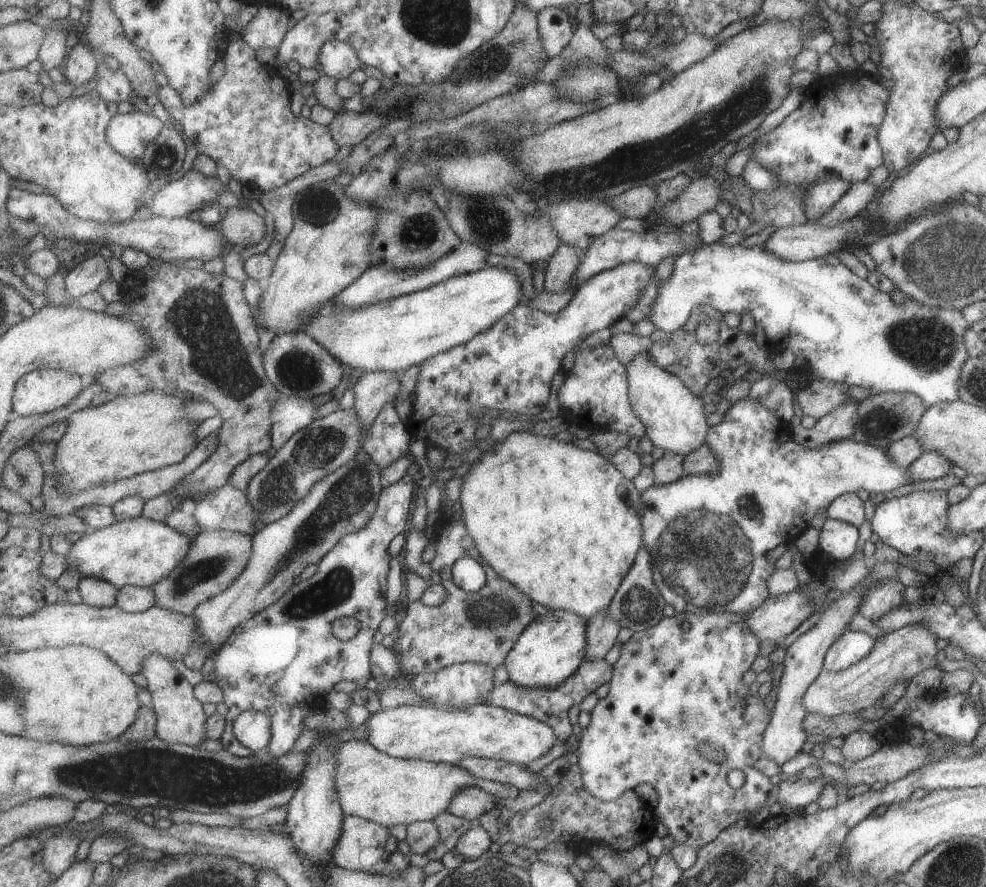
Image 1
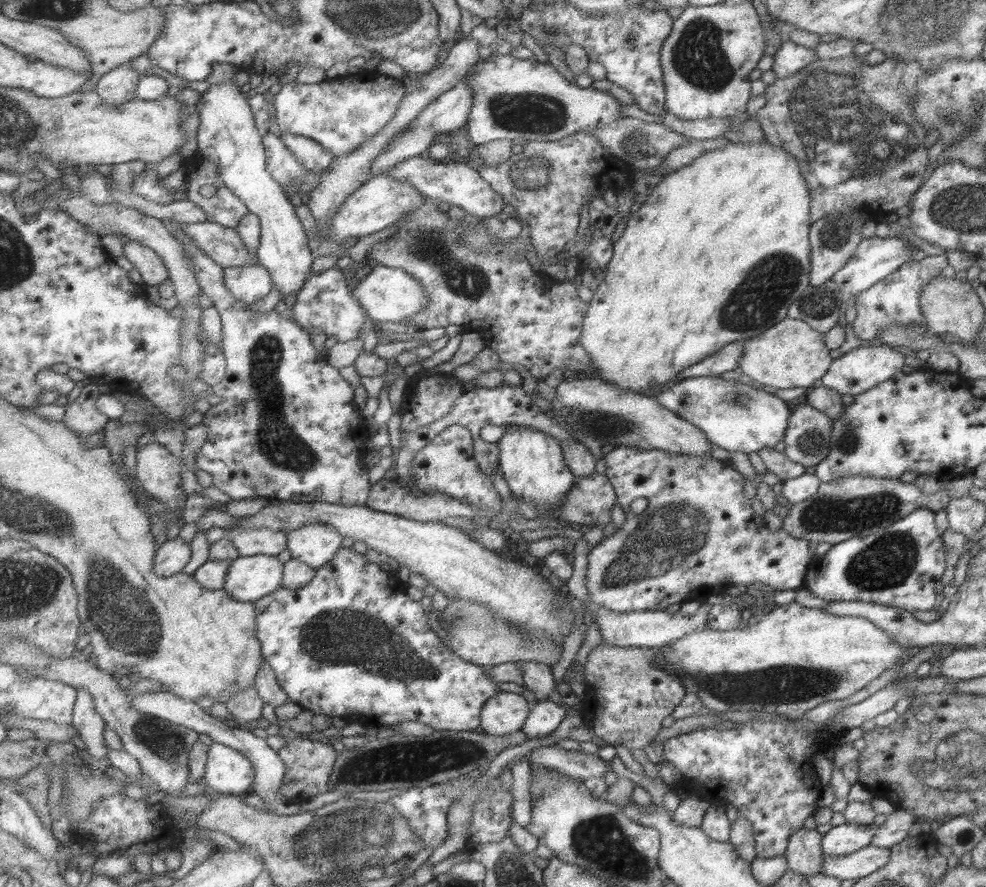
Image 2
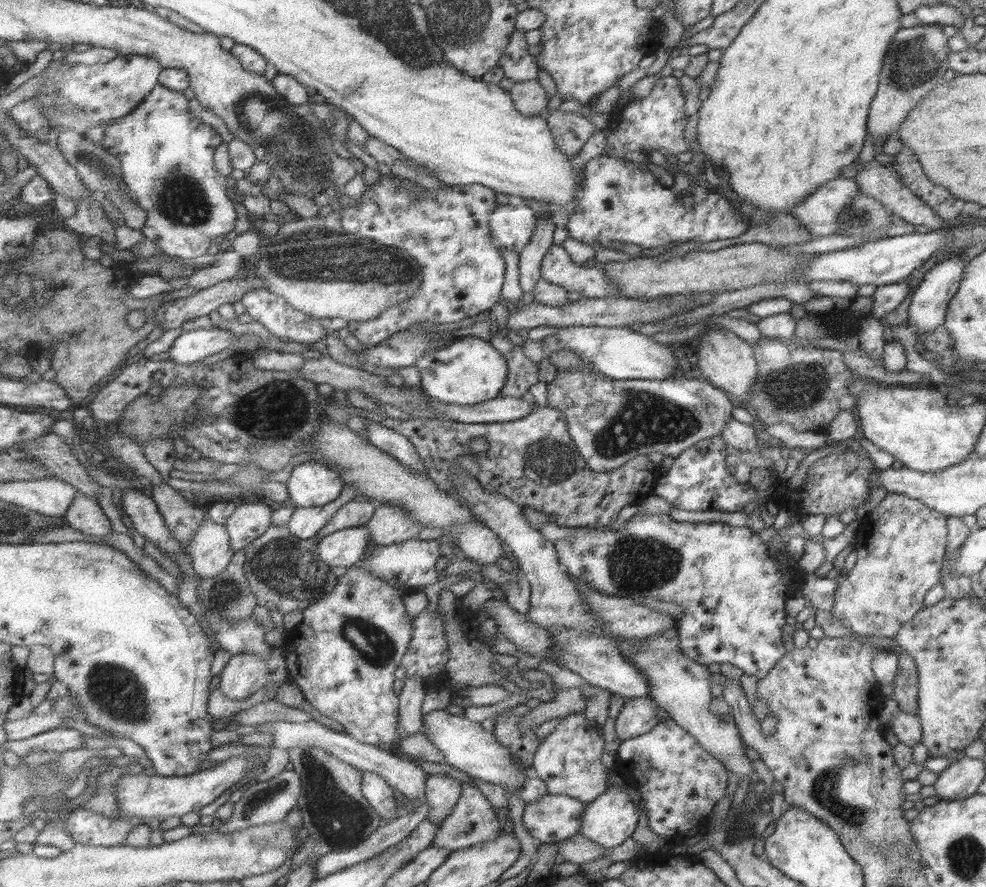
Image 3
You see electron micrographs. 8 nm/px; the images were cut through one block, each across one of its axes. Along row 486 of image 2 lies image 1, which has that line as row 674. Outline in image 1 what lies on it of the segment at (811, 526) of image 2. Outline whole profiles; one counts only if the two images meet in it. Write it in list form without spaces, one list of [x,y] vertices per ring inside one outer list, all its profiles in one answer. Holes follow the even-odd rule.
[[[916,624],[905,625],[896,631],[878,636],[868,654],[856,663],[835,672],[823,668],[819,671],[802,696],[806,712],[829,718],[841,713],[859,713],[873,706],[897,682],[909,682],[915,674],[927,668],[938,668],[935,659],[936,639],[934,633]]]

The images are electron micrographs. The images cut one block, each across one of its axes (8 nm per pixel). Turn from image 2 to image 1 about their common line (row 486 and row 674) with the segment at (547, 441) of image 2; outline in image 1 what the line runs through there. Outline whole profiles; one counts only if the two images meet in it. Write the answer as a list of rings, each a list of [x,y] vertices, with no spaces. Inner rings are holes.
[[[557,609],[537,617],[520,636],[505,660],[509,678],[522,687],[559,687],[580,670],[588,647],[588,620],[573,611]]]

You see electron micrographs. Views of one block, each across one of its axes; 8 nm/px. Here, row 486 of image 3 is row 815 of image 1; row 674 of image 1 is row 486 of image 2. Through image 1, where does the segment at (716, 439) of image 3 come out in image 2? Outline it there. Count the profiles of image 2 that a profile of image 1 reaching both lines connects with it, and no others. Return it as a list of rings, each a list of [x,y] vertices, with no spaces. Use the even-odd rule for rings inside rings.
[[[625,445],[613,447],[602,458],[605,461],[604,475],[613,487],[616,502],[620,504],[624,512],[625,521],[620,528],[615,529],[609,536],[603,537],[588,552],[587,589],[589,603],[608,608],[611,612],[665,611],[670,604],[676,602],[697,600],[703,603],[709,595],[721,595],[736,584],[750,586],[753,582],[761,582],[774,590],[797,590],[803,587],[805,573],[813,559],[812,554],[807,551],[807,541],[787,534],[781,527],[776,533],[767,529],[763,518],[757,516],[751,508],[751,500],[743,495],[744,478],[731,467],[731,463],[717,460],[711,455],[689,456],[658,451],[657,449],[643,450]]]

